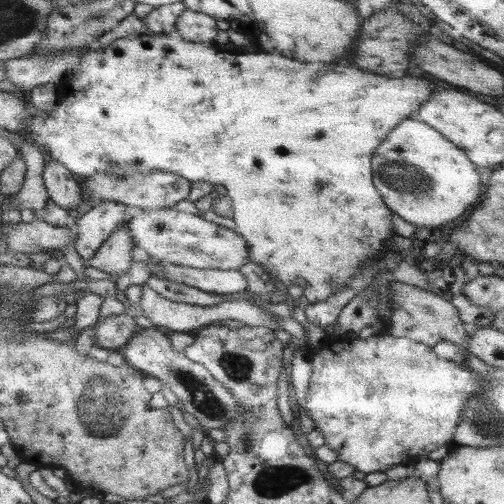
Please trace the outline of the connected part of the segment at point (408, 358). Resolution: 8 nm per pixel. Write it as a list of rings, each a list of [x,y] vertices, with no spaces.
[[[387,333],[377,334],[370,339],[362,339],[359,336],[355,339],[328,337],[323,340],[323,343],[316,351],[311,353],[312,361],[312,376],[309,384],[309,393],[305,409],[308,411],[310,418],[316,424],[314,430],[322,433],[325,444],[328,445],[338,456],[338,460],[352,464],[356,474],[361,477],[372,472],[381,472],[396,466],[396,464],[404,464],[409,458],[427,457],[429,452],[440,448],[448,441],[453,440],[454,432],[456,432],[456,424],[460,422],[460,412],[464,408],[464,402],[471,396],[483,393],[483,374],[491,373],[496,370],[495,367],[485,364],[484,361],[468,357],[469,366],[464,368],[461,364],[455,363],[452,360],[439,358],[433,349],[421,342],[416,342],[410,338],[394,338]]]

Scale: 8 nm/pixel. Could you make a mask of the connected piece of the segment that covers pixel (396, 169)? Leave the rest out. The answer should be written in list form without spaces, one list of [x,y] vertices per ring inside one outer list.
[[[406,119],[385,136],[371,158],[372,180],[393,214],[418,228],[440,228],[466,216],[482,196],[482,182],[464,151],[430,125]]]

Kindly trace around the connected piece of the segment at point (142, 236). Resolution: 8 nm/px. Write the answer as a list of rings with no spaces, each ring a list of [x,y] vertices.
[[[146,208],[136,210],[126,221],[135,236],[137,246],[145,248],[150,256],[164,263],[239,270],[248,263],[250,245],[246,238],[234,229],[226,228],[190,212],[170,208]]]

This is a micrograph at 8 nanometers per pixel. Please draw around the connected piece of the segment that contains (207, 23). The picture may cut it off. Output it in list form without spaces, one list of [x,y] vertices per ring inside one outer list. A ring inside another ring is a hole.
[[[187,9],[178,21],[177,30],[184,40],[211,43],[218,34],[219,29],[215,18],[202,12]]]

